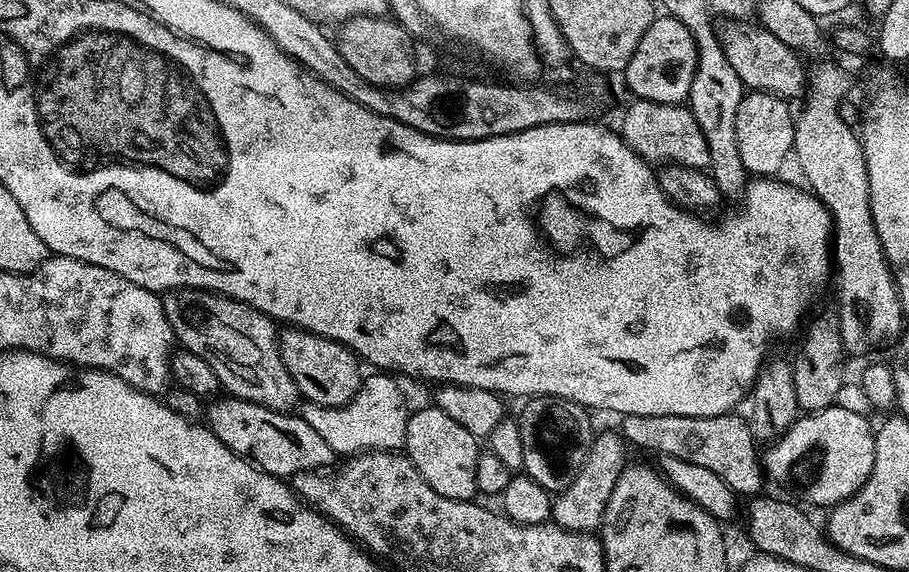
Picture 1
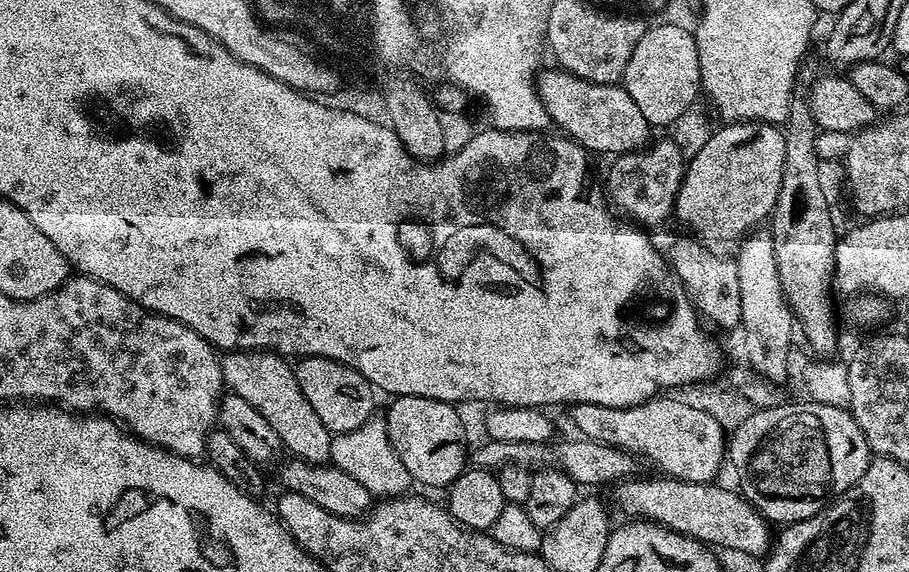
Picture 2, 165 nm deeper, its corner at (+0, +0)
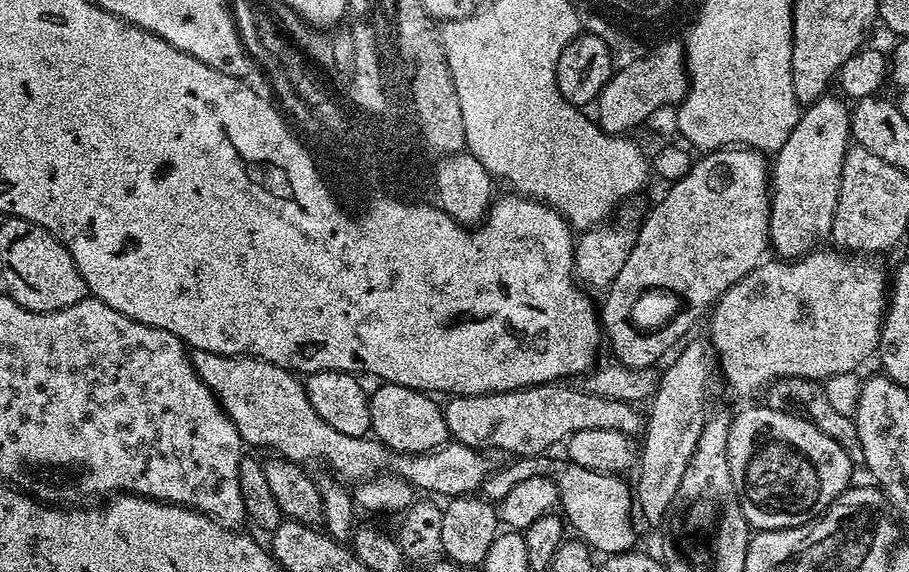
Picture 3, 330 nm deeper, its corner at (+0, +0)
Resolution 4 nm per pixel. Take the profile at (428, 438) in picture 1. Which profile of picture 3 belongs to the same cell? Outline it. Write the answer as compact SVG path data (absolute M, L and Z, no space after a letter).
M381 383L380 389L371 393L368 405L372 419L371 435L393 453L432 452L449 443L448 427L443 407L435 404L427 392L415 392L413 388L397 384Z

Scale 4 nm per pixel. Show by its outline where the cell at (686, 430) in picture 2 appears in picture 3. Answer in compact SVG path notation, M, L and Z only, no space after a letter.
M557 382L555 384L535 384L532 388L519 388L513 392L487 392L481 396L453 396L447 403L443 405L444 417L446 418L446 426L448 427L448 435L455 443L465 444L471 448L479 448L481 450L489 450L493 448L496 452L509 452L512 458L523 456L538 456L542 454L542 444L551 449L556 446L556 443L563 441L565 438L572 435L573 432L578 430L614 430L620 432L622 435L632 438L635 437L635 432L639 433L642 428L642 416L635 412L637 410L631 403L624 403L622 401L608 400L606 397L595 396L592 393L580 391L576 386L567 388L567 383Z

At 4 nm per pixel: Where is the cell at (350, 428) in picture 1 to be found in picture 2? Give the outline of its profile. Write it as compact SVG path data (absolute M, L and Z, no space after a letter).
M373 415L358 430L333 435L329 454L333 467L355 478L357 482L361 482L362 486L370 490L374 496L391 498L405 495L411 489L409 486L413 485L412 475L394 450L388 427L381 415Z

